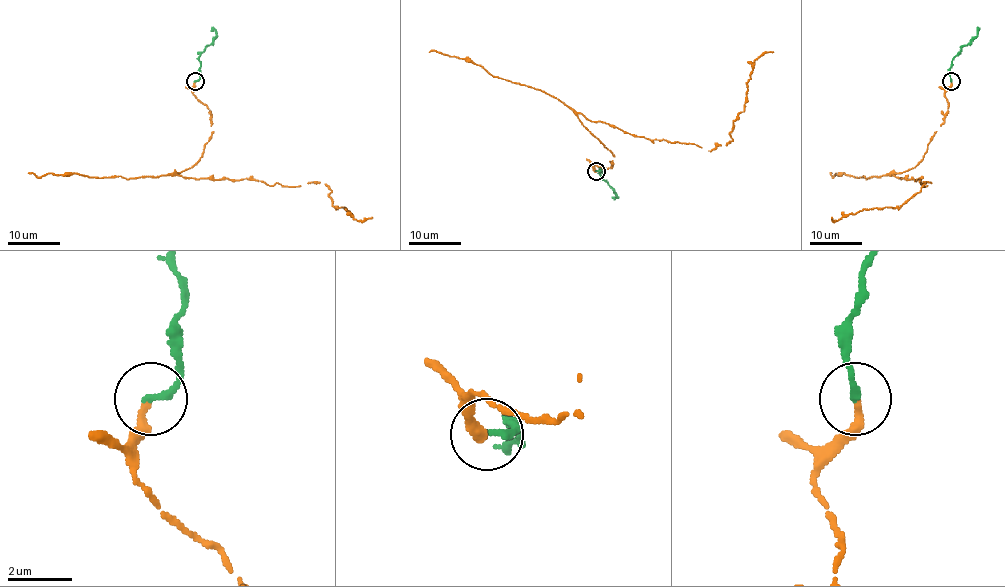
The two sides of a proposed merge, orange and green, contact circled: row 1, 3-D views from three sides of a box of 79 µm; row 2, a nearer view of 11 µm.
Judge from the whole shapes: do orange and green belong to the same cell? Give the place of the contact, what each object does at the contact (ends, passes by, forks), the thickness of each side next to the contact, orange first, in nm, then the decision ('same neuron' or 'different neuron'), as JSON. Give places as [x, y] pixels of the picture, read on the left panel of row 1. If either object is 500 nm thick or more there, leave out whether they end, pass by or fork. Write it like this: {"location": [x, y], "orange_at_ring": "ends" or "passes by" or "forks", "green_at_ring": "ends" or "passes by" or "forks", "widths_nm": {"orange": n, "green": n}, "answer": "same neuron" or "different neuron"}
{"location": [195, 81], "orange_at_ring": "ends", "green_at_ring": "ends", "widths_nm": {"orange": 240, "green": 200}, "answer": "same neuron"}

